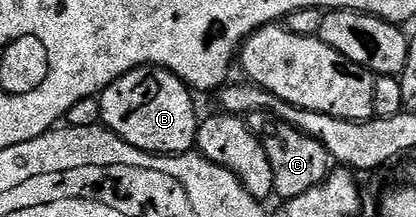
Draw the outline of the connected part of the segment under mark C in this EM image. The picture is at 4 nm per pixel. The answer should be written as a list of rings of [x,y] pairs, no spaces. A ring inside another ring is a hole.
[[[250,112],[247,119],[249,129],[257,135],[259,142],[263,142],[263,150],[267,150],[267,162],[271,162],[271,171],[275,174],[275,193],[282,201],[307,194],[307,190],[318,188],[329,176],[331,157],[323,142],[300,132],[270,112]]]

